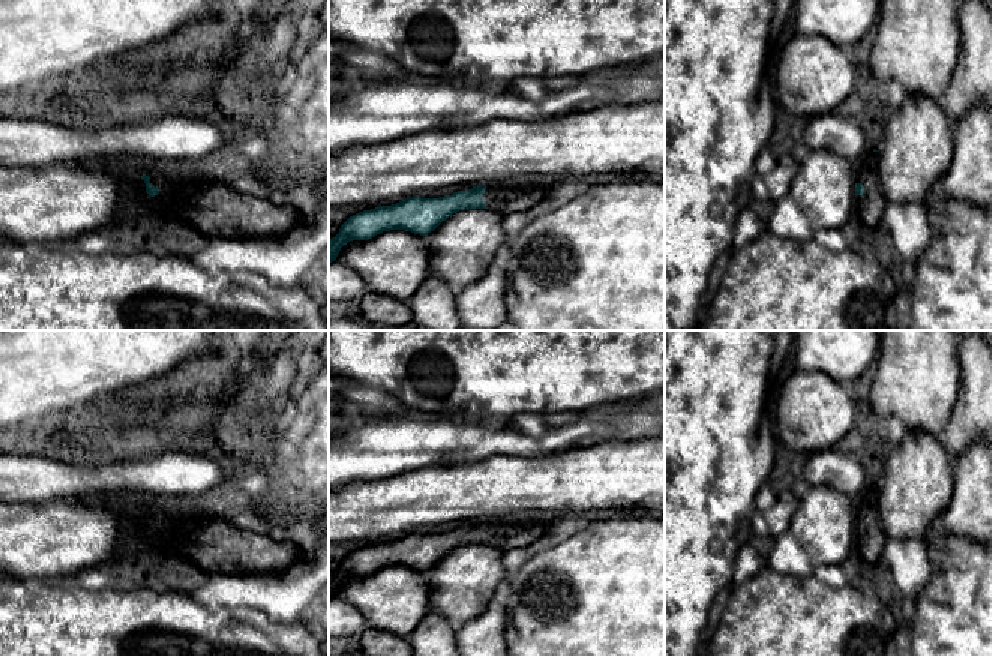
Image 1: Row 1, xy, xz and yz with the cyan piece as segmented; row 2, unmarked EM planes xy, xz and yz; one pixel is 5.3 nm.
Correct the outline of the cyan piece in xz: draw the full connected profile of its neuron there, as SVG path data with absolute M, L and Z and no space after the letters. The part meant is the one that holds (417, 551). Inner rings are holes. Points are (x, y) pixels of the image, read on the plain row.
M477 521L438 534L413 531L392 542L377 542L350 552L339 569L329 575L329 599L335 597L341 584L353 576L368 576L390 566L428 572L450 551L464 545L491 545L507 552L542 542L552 527L554 524L506 525Z

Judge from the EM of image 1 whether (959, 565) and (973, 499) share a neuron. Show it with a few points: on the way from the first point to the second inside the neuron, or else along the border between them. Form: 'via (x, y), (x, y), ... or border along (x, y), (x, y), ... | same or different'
border along (932, 532), (958, 533), (976, 542) | different

